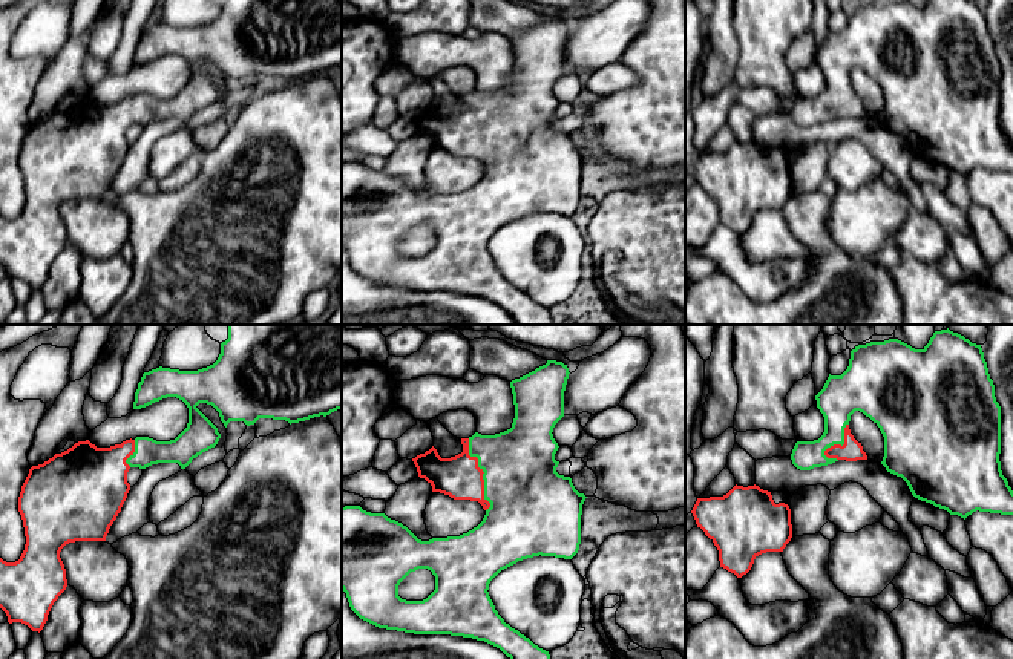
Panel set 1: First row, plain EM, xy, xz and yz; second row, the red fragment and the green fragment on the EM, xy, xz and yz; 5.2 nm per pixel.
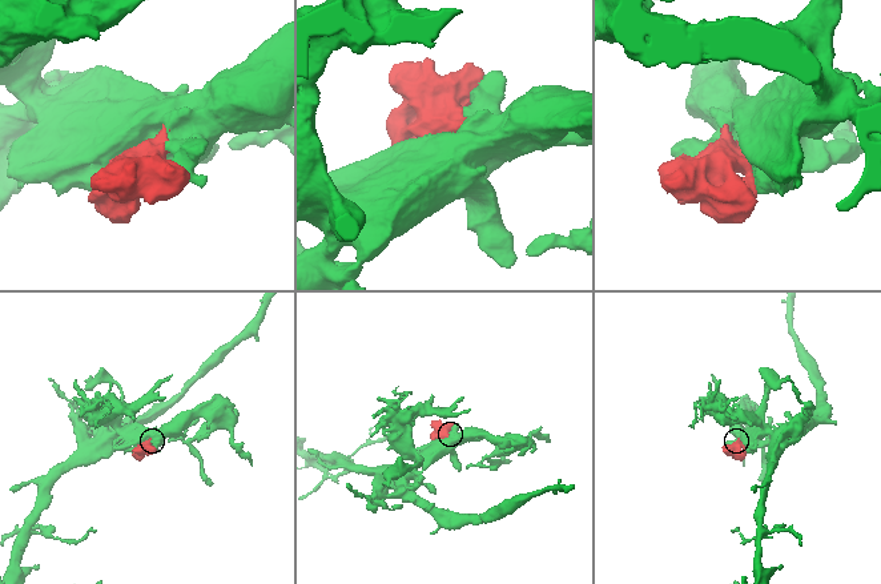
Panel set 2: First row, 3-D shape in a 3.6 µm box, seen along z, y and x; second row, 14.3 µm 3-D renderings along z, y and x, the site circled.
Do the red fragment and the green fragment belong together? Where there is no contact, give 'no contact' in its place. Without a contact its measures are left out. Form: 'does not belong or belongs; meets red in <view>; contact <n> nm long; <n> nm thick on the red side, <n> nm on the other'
belongs; meets red in xz; contact 400 nm long; 220 nm thick on the red side, 400 nm on the other

